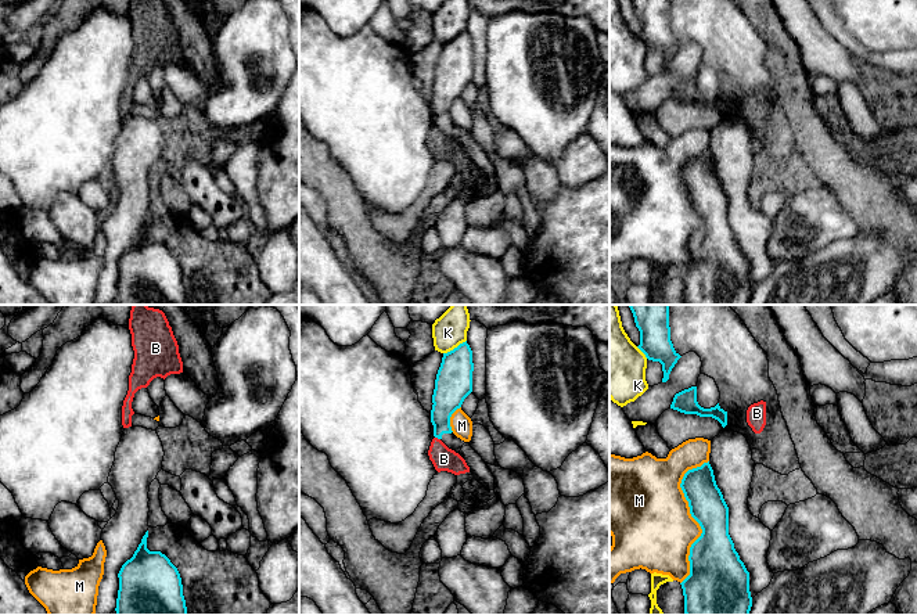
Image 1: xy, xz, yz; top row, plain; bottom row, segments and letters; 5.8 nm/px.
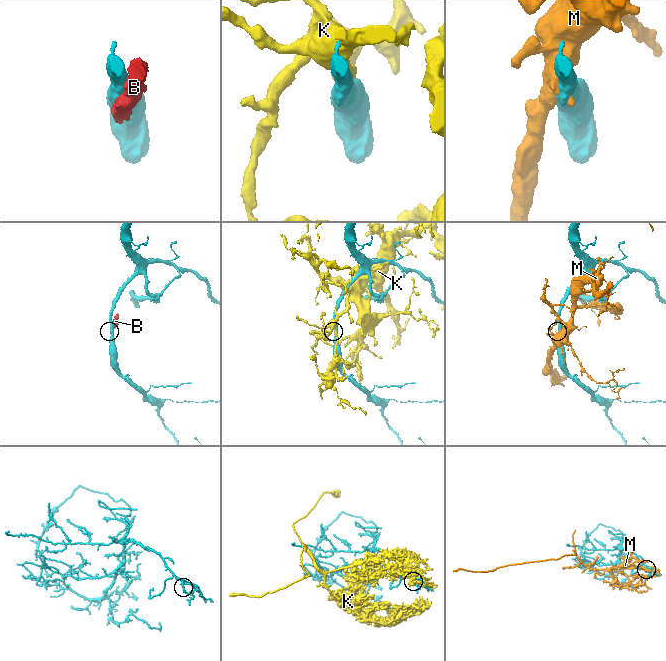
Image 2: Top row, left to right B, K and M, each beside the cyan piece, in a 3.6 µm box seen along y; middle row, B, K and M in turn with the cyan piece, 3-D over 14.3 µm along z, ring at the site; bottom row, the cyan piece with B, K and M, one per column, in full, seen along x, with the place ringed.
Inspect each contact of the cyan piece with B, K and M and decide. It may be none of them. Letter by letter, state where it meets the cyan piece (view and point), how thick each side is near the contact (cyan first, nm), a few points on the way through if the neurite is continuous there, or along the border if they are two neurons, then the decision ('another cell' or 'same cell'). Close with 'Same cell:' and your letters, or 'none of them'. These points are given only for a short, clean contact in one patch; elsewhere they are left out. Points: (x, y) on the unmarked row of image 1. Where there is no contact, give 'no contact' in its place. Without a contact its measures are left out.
B: contact xz (438, 128); calibres 180 and 140 nm; way xz (448, 86), (441, 103), (438, 128), (438, 141), (443, 148); same cell
K: contact xz (455, 38); calibres 220 and 190 nm; another cell
M: contact yz (691, 205); calibres 240 and 480 nm; another cell
Same cell: B

